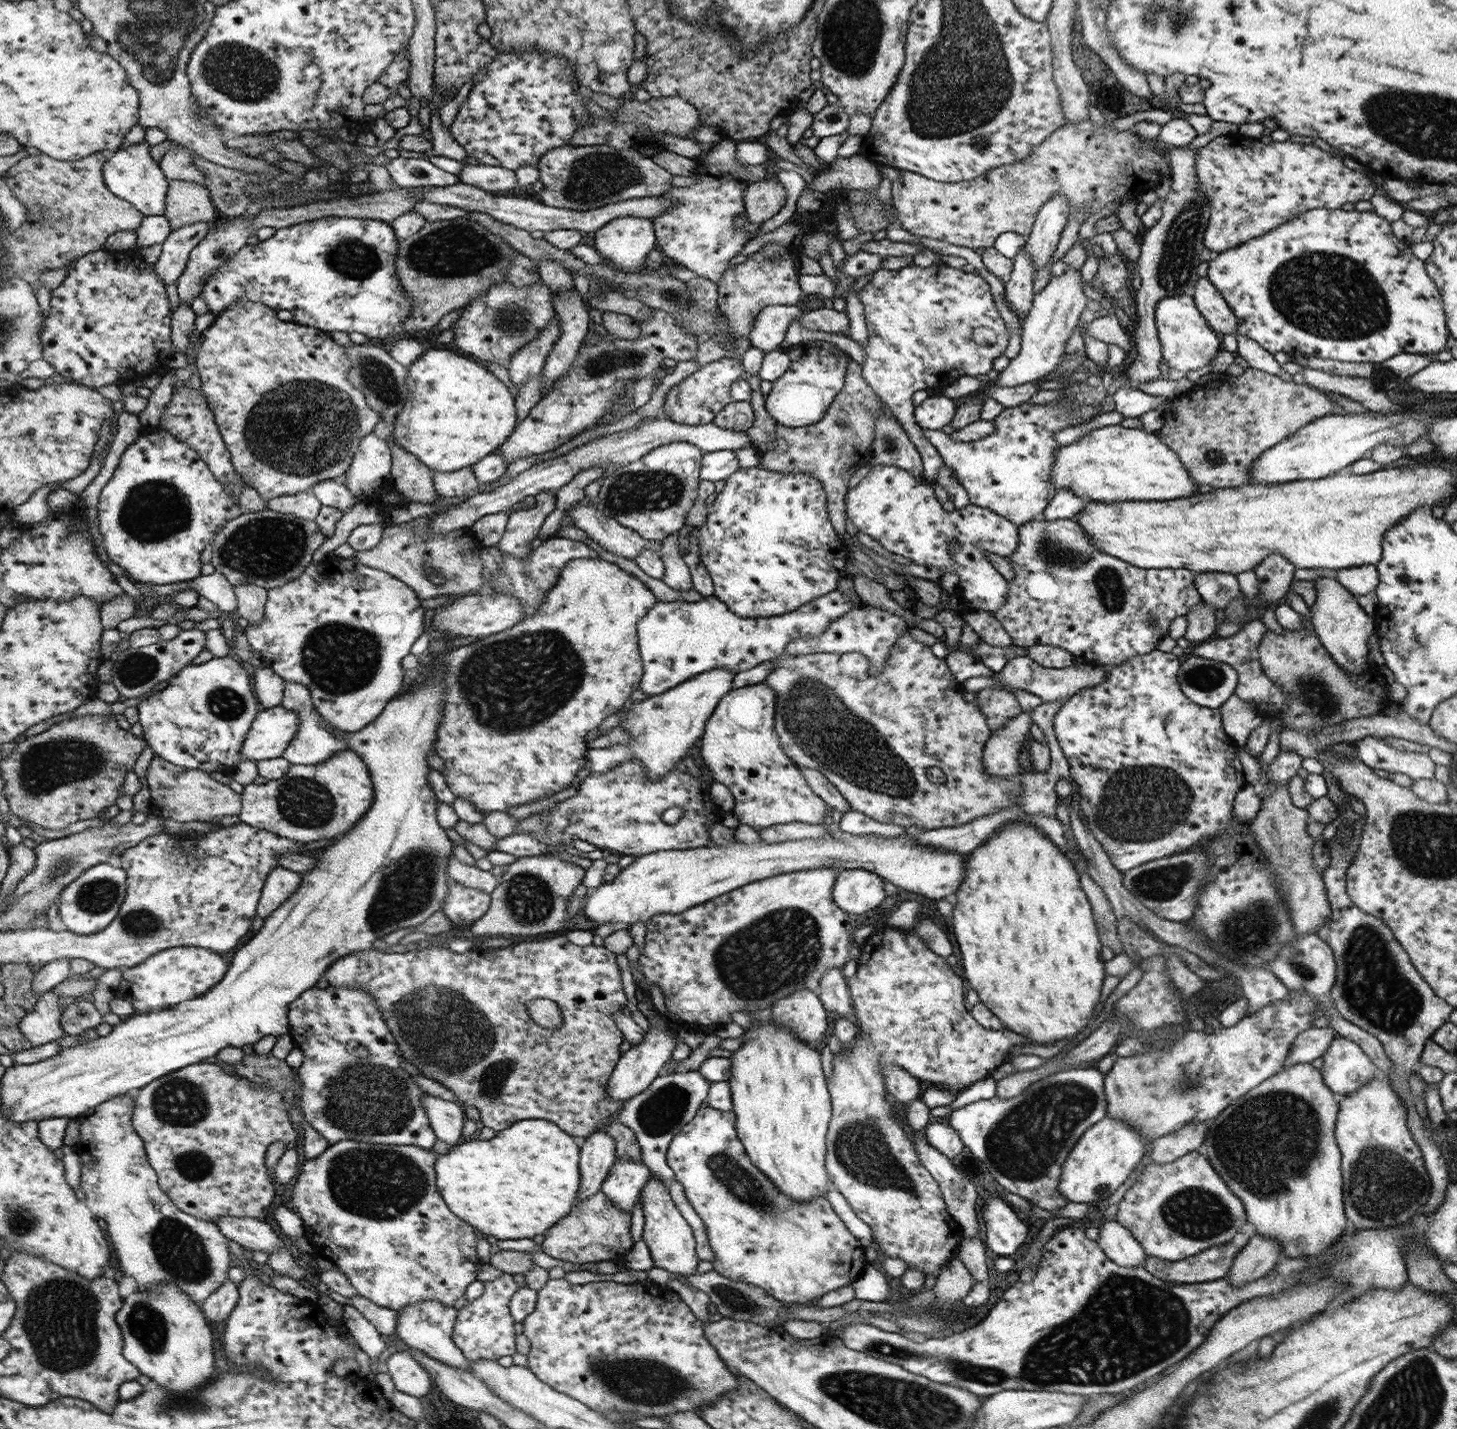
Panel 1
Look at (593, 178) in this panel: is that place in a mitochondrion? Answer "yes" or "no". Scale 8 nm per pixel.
yes

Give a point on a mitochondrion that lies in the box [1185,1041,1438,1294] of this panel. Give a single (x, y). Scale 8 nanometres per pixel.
(1267, 1142)

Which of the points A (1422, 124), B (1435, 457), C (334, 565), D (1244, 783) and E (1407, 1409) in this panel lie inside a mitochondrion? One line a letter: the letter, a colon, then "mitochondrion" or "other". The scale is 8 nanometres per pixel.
A: mitochondrion
B: other
C: other
D: other
E: mitochondrion

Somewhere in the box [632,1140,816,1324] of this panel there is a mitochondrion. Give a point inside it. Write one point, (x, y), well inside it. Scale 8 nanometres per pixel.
(748, 1189)

